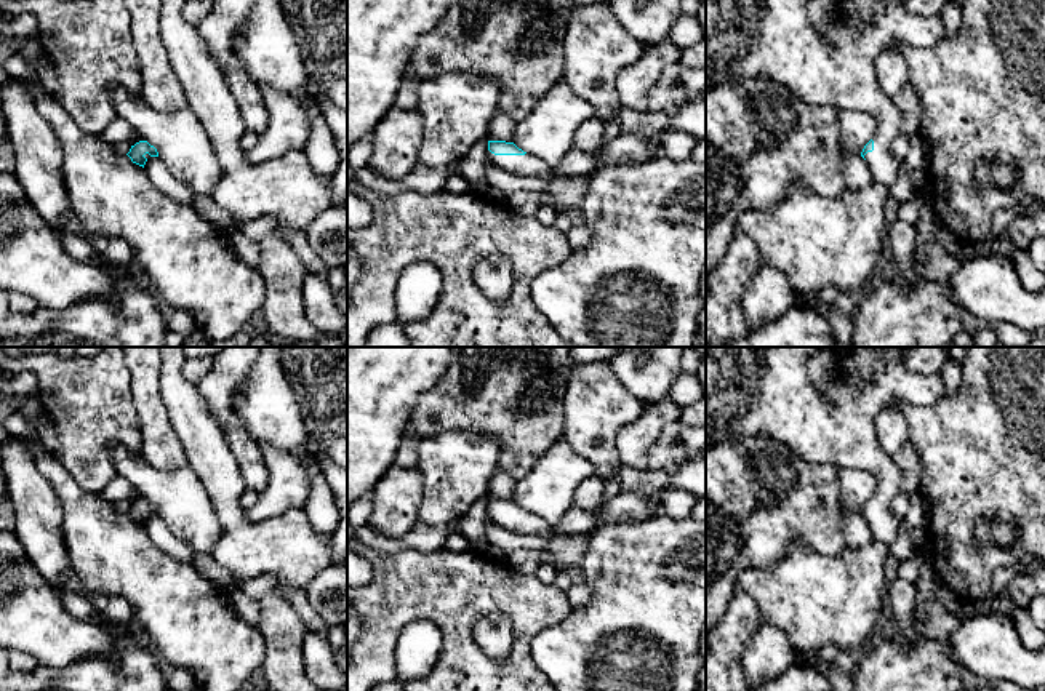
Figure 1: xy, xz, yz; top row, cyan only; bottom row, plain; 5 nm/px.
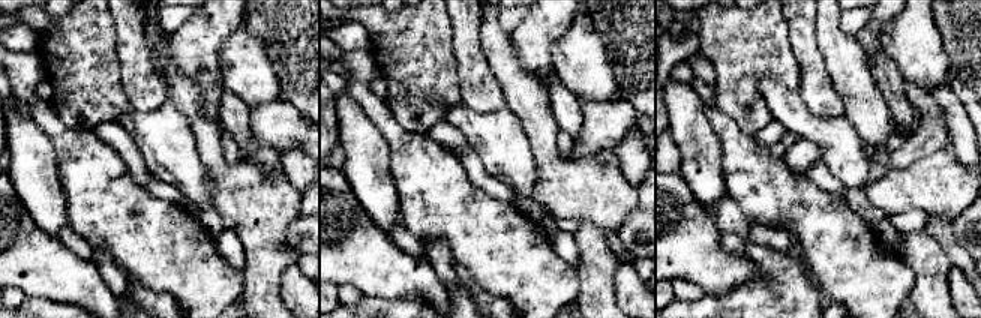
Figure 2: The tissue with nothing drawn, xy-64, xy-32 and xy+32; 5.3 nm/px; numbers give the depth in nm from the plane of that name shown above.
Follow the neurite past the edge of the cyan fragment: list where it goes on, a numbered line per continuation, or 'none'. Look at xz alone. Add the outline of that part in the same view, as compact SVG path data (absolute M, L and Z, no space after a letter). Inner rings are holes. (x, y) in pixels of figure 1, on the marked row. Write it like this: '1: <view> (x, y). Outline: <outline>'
1: xz (527, 165). Outline: M490 150L486 152L486 158L502 171L512 173L522 178L547 178L551 174L551 168L539 158L525 154L525 155L494 155Z

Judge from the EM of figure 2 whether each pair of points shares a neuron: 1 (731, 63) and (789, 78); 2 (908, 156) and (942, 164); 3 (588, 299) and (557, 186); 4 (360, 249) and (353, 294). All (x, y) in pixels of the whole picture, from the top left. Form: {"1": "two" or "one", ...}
{"1": "one", "2": "two", "3": "one", "4": "two"}

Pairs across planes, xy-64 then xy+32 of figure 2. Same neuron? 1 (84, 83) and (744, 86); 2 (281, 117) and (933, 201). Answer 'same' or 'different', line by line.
1: same
2: different

